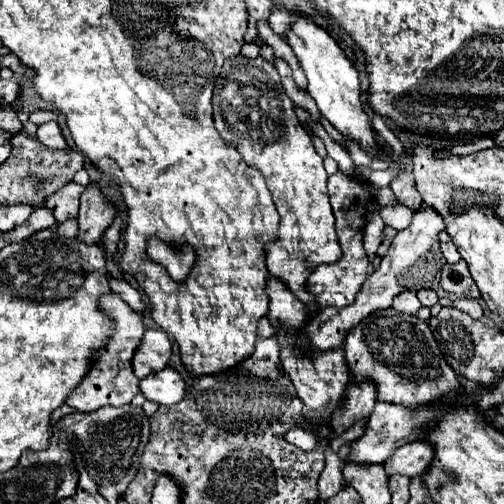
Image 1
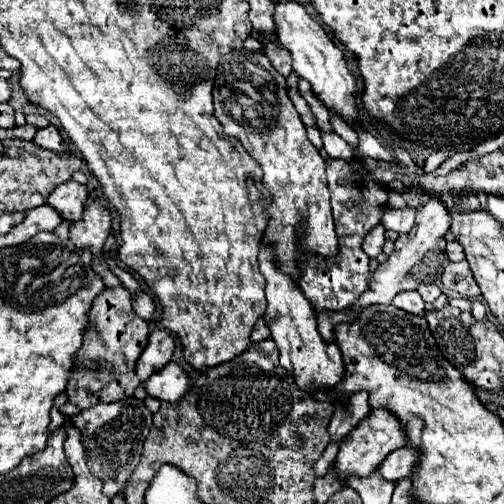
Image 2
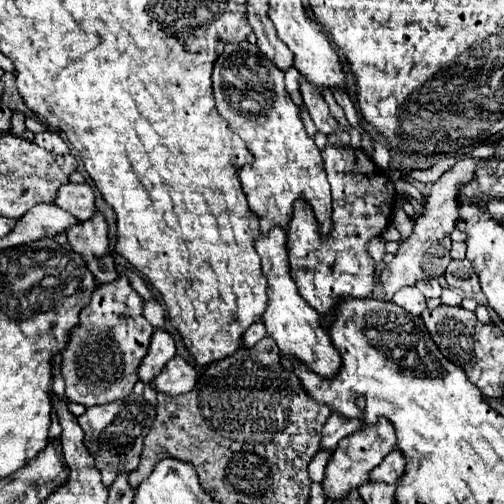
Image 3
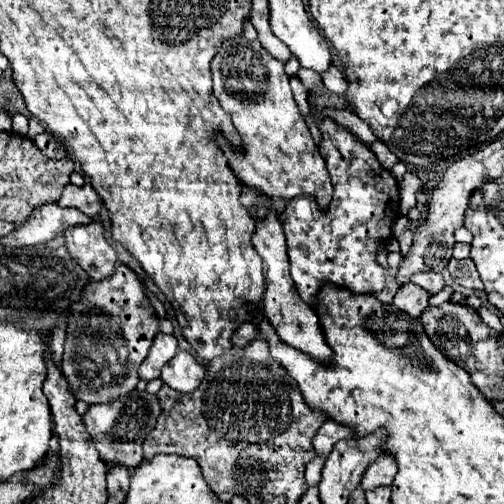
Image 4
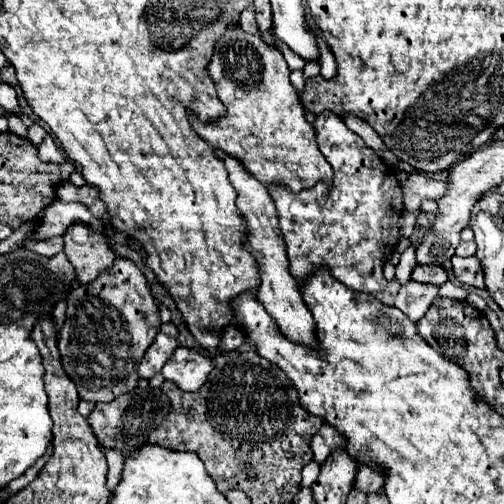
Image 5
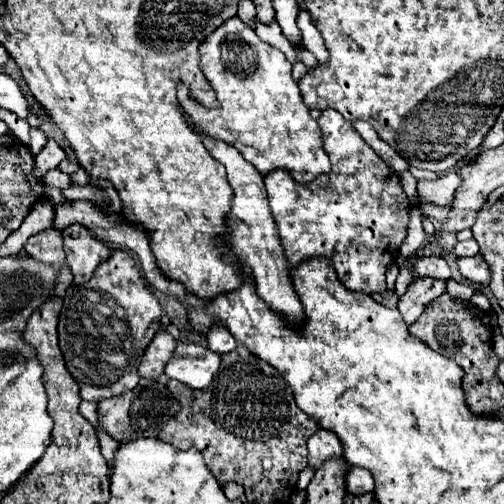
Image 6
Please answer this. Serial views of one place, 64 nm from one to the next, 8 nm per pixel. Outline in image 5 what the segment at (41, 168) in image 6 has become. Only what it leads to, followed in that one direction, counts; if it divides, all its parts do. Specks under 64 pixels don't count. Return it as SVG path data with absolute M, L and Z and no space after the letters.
M46 136L46 138L44 138L44 142L38 146L38 156L40 156L40 160L44 160L46 164L62 162L62 160L64 160L62 150L58 148L58 144L54 142L54 138L52 138L52 136Z

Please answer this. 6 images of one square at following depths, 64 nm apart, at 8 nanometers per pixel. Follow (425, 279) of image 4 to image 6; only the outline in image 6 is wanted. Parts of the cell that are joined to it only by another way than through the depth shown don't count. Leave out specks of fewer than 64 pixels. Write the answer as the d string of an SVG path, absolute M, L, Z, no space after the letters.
M418 256L416 260L416 272L420 272L418 276L430 276L430 278L440 278L440 280L448 280L450 278L450 266L442 256Z

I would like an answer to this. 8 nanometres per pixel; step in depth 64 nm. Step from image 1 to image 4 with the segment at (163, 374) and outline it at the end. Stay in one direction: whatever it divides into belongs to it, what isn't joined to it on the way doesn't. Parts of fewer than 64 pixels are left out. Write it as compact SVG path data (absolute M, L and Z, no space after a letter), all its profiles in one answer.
M178 350L176 356L164 364L162 368L162 382L178 392L194 392L204 380L204 364L198 362L192 354Z

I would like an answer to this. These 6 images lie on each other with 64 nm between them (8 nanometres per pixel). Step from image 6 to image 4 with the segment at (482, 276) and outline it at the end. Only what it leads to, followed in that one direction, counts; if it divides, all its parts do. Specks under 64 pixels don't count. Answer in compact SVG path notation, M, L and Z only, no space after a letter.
M452 258L452 260L448 262L448 270L450 270L452 278L454 278L460 286L464 286L464 288L468 288L468 290L484 290L484 284L482 284L482 280L480 280L480 274L476 272L476 266L472 264L470 258L466 258L466 260L456 260L456 258Z

